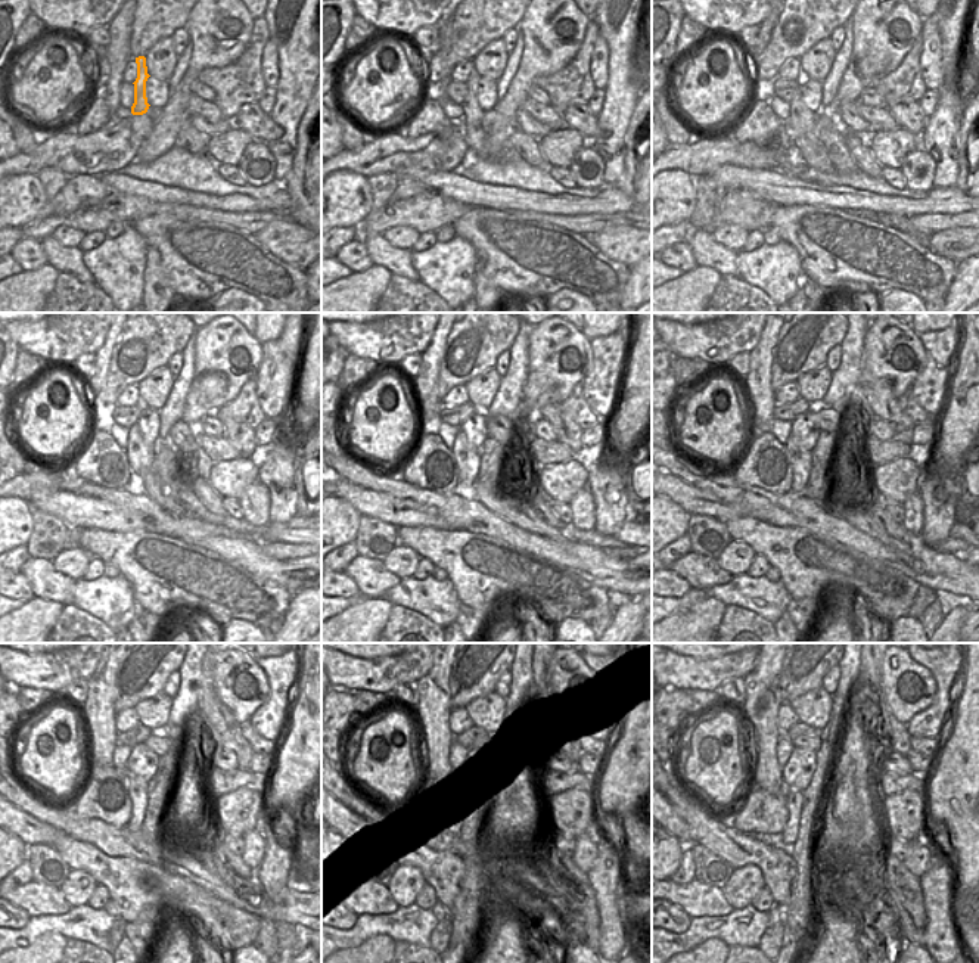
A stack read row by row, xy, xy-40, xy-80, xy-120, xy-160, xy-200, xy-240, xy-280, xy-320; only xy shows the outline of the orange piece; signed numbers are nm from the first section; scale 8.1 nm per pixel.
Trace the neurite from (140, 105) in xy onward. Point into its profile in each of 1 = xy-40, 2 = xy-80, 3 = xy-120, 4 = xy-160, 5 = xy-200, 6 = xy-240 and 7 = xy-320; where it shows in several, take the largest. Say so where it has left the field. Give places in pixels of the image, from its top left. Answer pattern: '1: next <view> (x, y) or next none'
1: next xy-40 (472, 114)
2: next xy-80 (801, 120)
3: next xy-120 (139, 452)
4: next xy-160 (466, 456)
5: next xy-200 (801, 460)
6: next xy-240 (137, 788)
7: next xy-320 (793, 800)

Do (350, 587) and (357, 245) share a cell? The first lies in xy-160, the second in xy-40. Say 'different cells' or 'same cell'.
same cell

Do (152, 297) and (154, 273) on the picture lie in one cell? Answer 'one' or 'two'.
one

